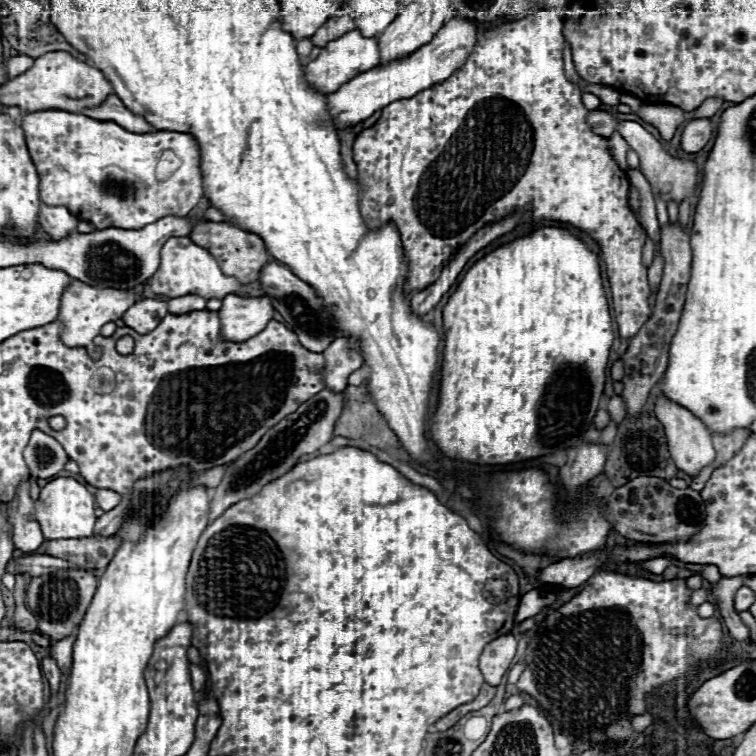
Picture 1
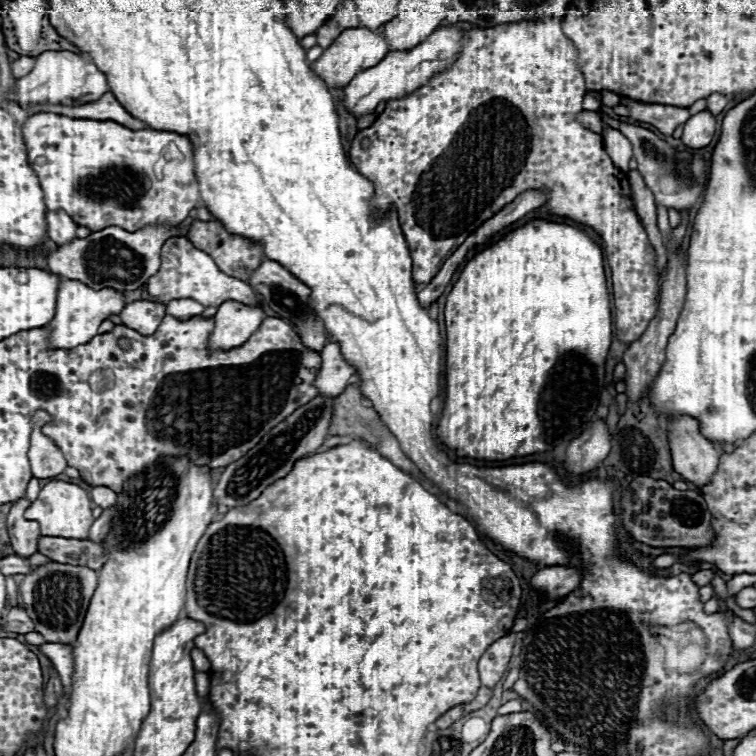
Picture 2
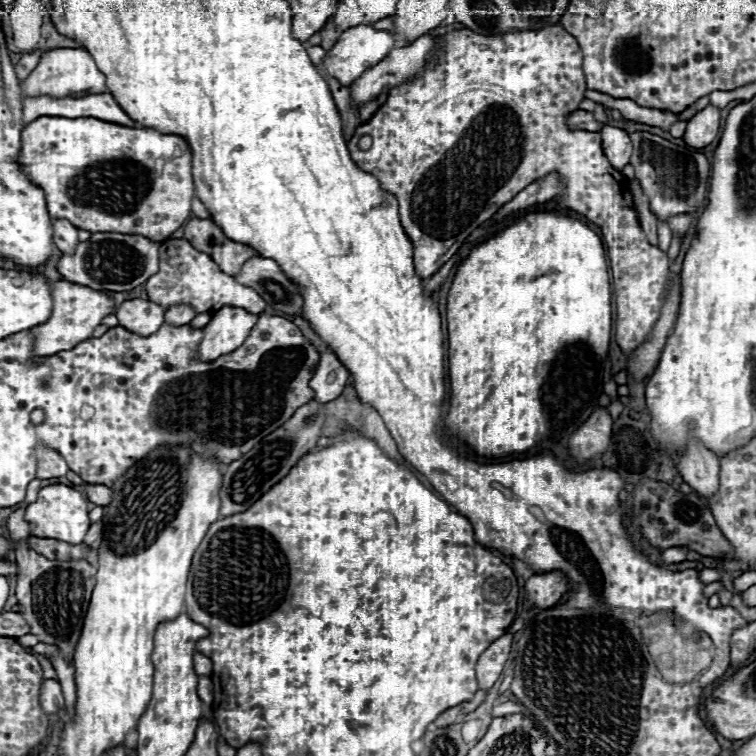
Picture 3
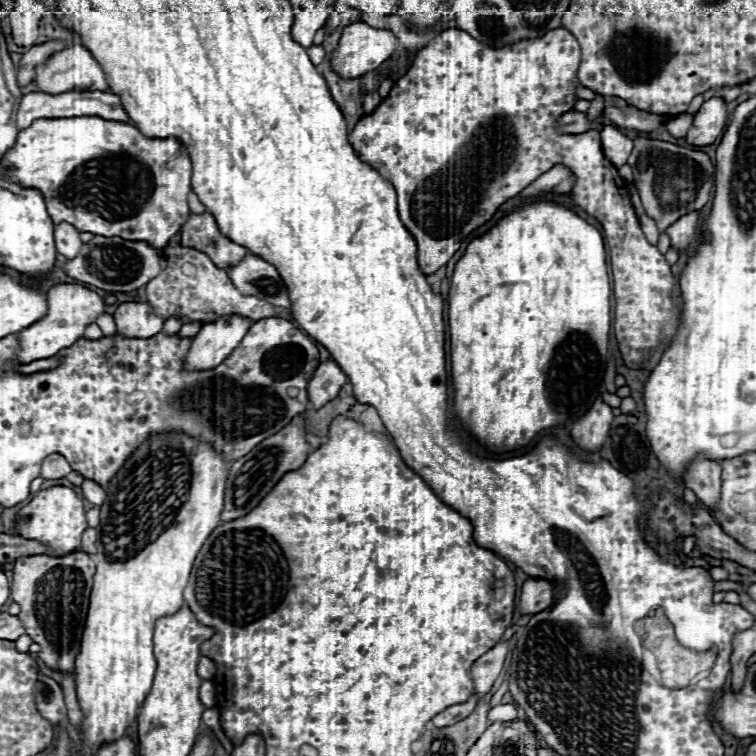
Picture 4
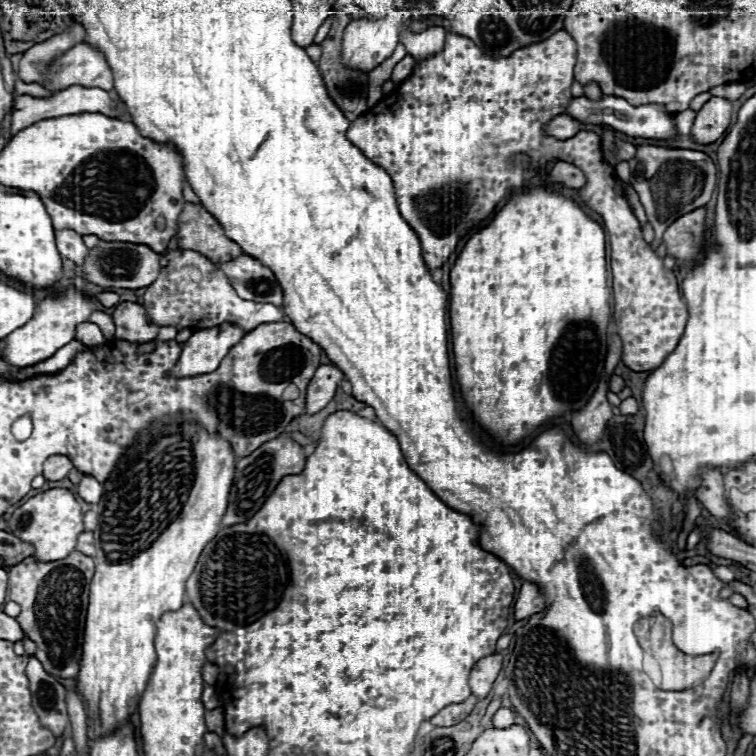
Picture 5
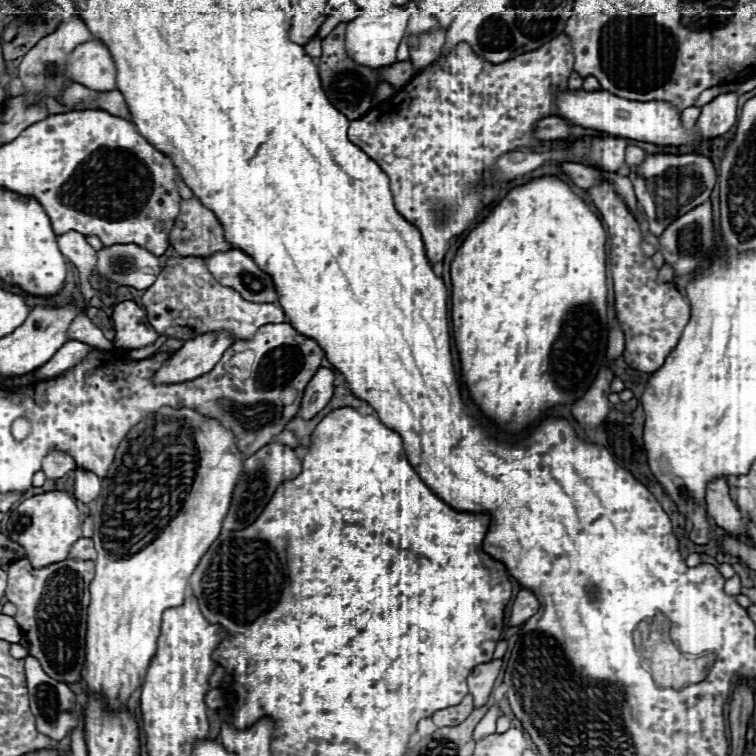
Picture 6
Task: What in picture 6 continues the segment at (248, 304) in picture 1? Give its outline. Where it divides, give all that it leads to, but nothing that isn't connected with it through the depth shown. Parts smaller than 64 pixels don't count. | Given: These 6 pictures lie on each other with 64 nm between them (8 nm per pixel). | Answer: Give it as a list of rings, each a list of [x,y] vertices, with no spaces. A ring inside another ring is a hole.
[[[210,334],[196,336],[188,340],[174,356],[162,364],[160,370],[152,376],[154,384],[180,384],[194,380],[206,372],[210,372],[222,354],[232,346],[228,334]]]

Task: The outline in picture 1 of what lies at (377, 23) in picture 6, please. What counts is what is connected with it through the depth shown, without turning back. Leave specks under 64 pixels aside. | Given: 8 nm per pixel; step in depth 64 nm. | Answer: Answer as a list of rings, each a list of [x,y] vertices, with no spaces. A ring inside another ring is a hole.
[[[350,30],[344,36],[340,36],[338,40],[332,40],[326,48],[322,48],[320,56],[316,60],[308,62],[304,72],[306,72],[306,80],[310,80],[310,84],[314,84],[314,88],[330,94],[330,92],[336,92],[342,84],[350,82],[360,72],[372,70],[378,64],[380,64],[378,38],[374,38],[374,36],[366,38],[366,36],[360,34],[360,30]]]

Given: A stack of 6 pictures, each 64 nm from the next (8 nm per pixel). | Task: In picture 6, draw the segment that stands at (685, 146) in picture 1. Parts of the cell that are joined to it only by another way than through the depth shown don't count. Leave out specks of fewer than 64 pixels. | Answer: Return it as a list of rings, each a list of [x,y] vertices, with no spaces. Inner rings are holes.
[[[730,92],[730,94],[720,94],[710,104],[702,106],[702,114],[696,122],[700,134],[704,138],[718,138],[718,136],[730,132],[730,128],[736,124],[736,116],[738,116],[736,102],[738,102],[738,94]]]

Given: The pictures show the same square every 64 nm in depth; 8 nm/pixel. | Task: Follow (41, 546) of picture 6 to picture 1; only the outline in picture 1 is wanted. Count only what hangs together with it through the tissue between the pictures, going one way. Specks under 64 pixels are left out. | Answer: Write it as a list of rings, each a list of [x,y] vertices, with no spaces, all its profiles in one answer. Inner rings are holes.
[[[56,478],[42,488],[40,498],[34,502],[32,518],[40,522],[42,534],[46,540],[88,538],[92,536],[92,528],[96,522],[94,508],[96,508],[94,496],[86,490],[86,486],[82,486],[74,478]]]

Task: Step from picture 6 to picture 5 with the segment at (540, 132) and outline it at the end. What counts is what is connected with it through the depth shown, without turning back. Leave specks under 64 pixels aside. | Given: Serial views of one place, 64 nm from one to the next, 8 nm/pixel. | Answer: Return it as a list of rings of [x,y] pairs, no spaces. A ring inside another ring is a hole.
[[[560,114],[544,124],[544,134],[554,136],[558,140],[566,140],[566,138],[572,138],[580,128],[582,128],[582,124],[578,120],[570,118],[566,114]]]

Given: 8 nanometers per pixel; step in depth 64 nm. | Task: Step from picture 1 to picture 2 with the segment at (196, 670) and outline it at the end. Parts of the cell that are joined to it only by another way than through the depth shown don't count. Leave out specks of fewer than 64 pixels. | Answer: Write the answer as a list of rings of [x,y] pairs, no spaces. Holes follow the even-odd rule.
[[[196,672],[196,692],[200,698],[208,698],[210,694],[210,674]]]

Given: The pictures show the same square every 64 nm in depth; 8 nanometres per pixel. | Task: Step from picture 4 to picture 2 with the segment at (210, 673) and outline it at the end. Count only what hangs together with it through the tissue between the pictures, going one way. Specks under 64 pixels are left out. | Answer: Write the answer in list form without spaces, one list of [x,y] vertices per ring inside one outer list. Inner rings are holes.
[[[198,648],[192,650],[192,660],[194,660],[194,668],[196,668],[198,672],[208,672],[208,670],[210,670],[208,658],[206,658]]]

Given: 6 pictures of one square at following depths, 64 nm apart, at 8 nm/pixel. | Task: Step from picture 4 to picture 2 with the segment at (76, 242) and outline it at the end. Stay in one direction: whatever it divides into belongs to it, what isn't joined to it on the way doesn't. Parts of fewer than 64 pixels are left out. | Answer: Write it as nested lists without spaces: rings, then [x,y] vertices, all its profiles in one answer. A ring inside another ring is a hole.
[[[46,212],[46,222],[48,222],[48,236],[58,246],[70,244],[76,238],[78,226],[64,212]]]

